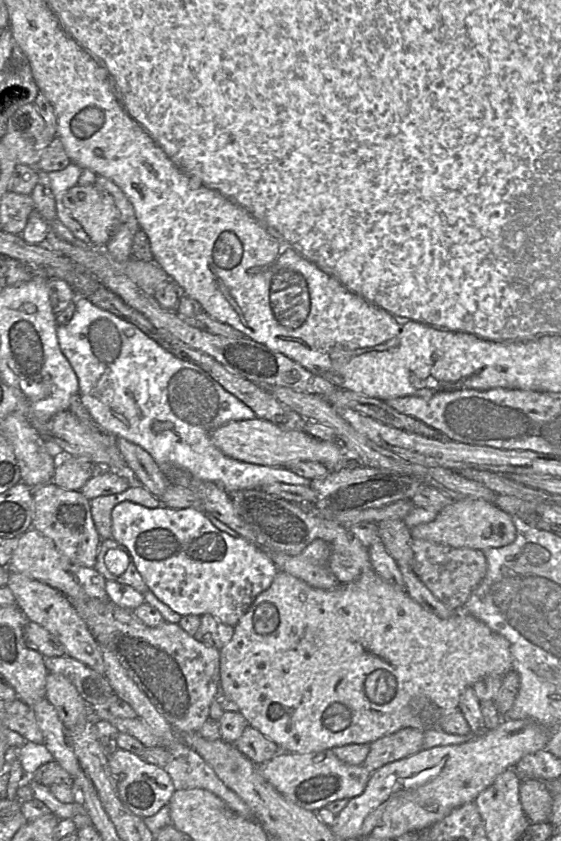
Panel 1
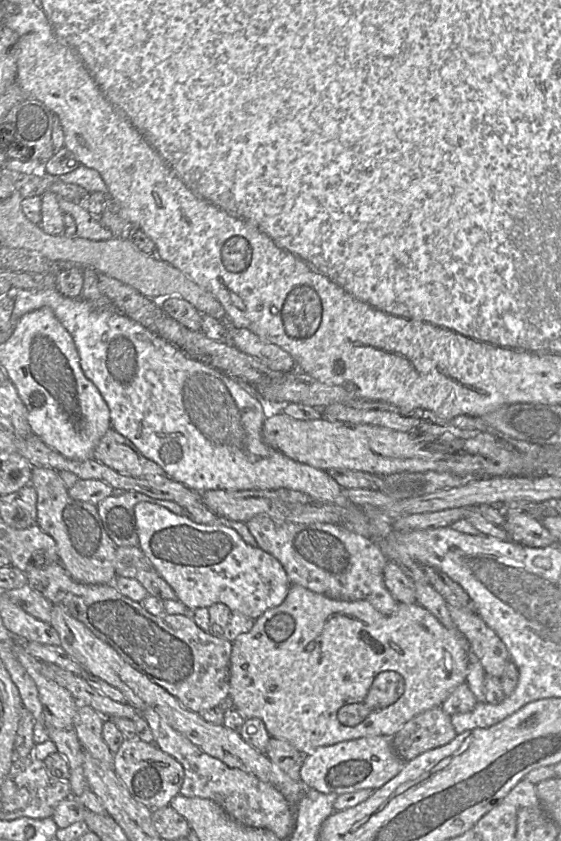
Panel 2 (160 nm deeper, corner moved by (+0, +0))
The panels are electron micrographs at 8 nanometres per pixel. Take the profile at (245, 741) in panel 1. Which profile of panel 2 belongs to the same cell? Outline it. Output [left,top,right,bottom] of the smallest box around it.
[264,737,304,781]

